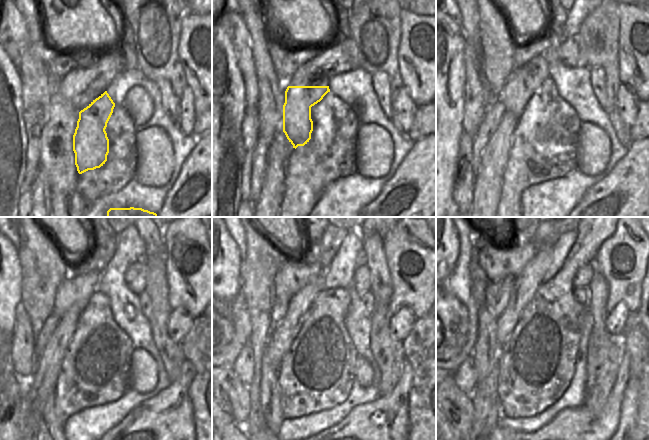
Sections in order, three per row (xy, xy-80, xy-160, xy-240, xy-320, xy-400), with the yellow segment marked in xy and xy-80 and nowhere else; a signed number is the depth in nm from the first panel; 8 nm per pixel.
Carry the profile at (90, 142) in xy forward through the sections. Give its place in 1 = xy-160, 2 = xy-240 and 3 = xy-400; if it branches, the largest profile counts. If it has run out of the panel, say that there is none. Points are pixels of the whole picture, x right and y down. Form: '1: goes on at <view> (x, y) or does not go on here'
1: goes on at xy-160 (516, 93)
2: goes on at xy-240 (62, 304)
3: goes on at xy-400 (499, 262)

